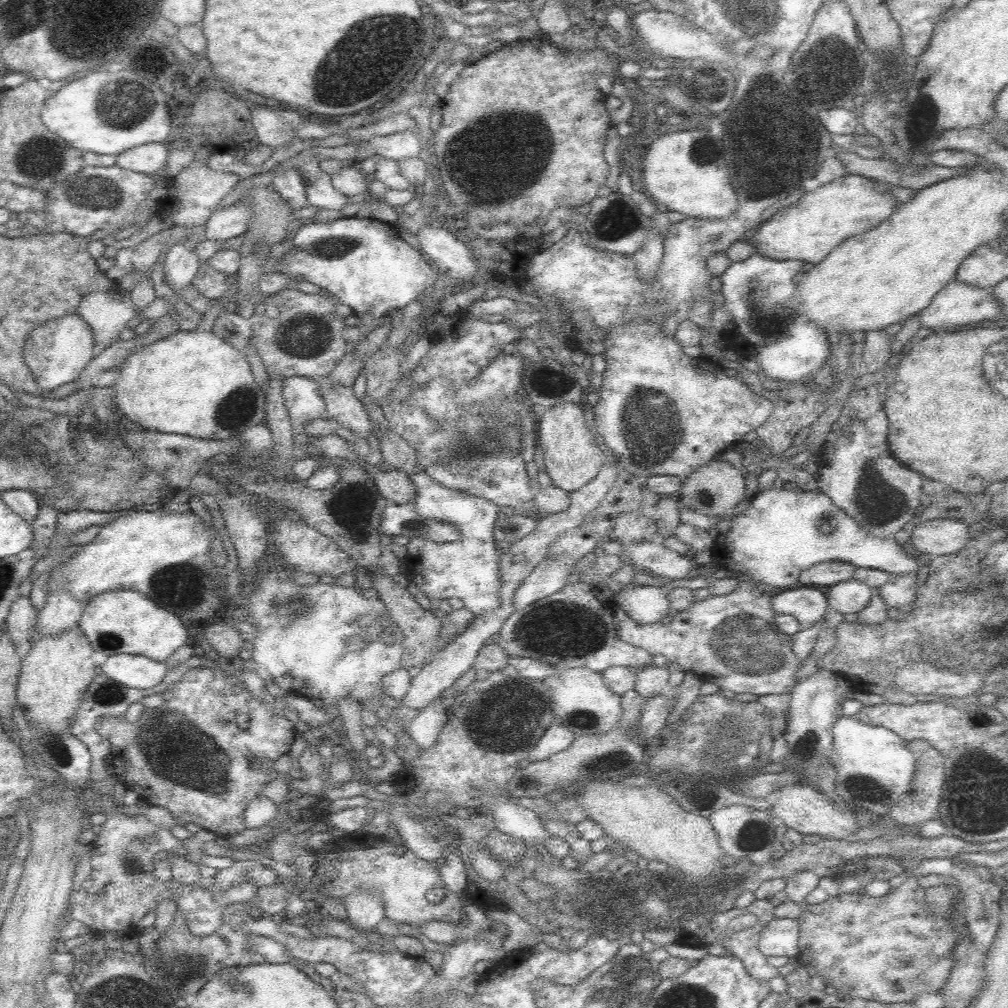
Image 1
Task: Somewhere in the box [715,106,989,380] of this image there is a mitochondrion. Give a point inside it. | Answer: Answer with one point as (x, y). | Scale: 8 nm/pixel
(769, 325)

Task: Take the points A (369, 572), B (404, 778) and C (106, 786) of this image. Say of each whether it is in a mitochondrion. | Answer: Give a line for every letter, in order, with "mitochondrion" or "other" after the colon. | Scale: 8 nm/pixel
A: other
B: other
C: other

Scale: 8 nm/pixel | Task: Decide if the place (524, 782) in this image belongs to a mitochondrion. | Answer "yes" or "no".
no

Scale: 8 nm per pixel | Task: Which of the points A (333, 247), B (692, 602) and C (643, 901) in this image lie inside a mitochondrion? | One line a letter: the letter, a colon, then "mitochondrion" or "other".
A: mitochondrion
B: other
C: mitochondrion

